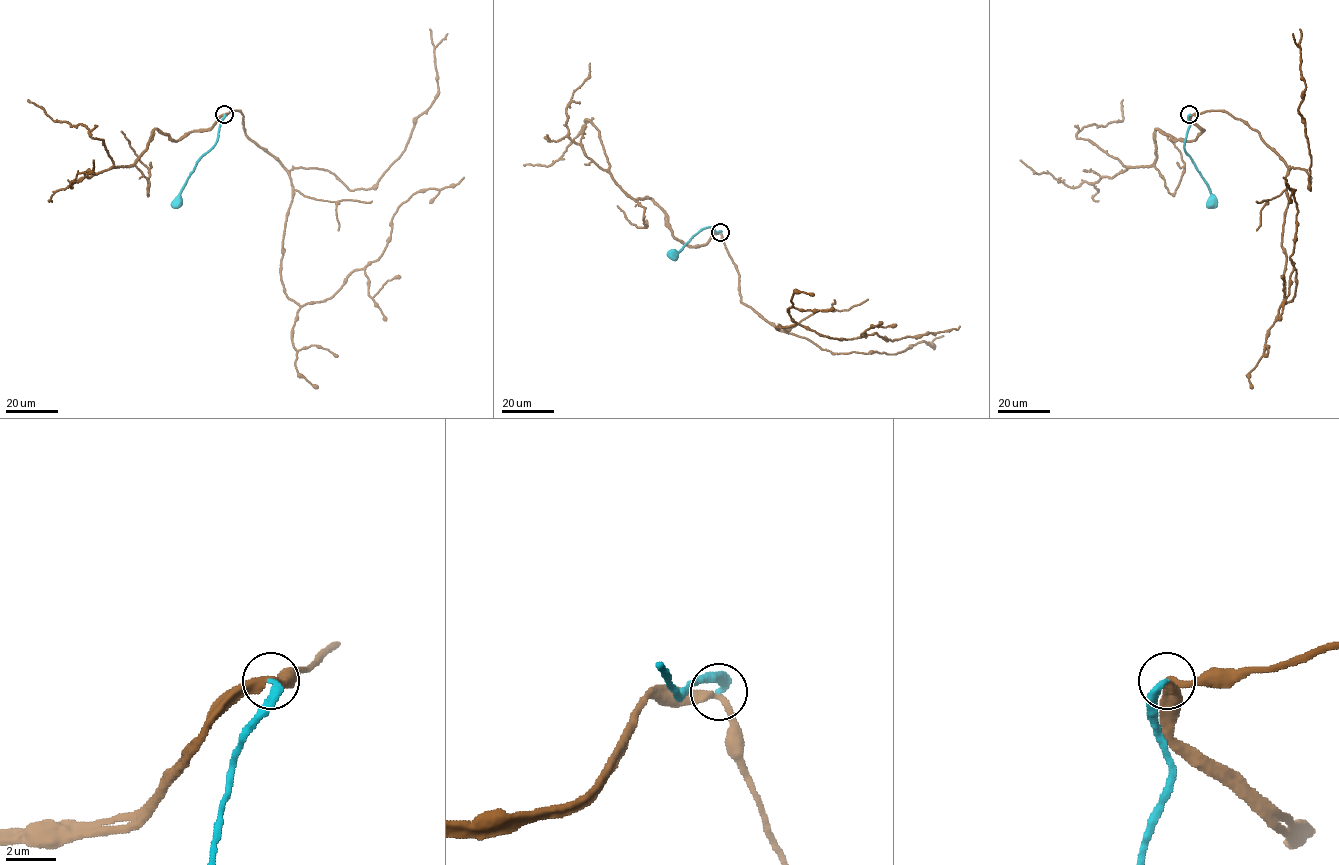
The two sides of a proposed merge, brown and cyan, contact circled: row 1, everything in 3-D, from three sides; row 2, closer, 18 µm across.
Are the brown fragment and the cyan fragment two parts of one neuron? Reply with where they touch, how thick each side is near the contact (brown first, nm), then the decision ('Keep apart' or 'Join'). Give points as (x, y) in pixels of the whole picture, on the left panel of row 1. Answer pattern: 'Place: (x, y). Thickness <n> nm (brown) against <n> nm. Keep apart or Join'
Place: (224, 114). Thickness 300 nm (brown) against 340 nm. Join

